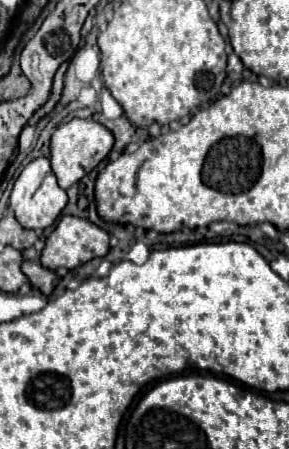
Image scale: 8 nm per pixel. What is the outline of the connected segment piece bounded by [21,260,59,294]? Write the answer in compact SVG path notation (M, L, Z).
M27 260L21 268L23 268L23 272L27 274L27 278L31 280L33 288L41 290L43 294L51 294L51 290L53 290L55 284L59 282L57 272L53 272L53 270L49 270L49 268L43 268L41 262L29 262L29 260Z

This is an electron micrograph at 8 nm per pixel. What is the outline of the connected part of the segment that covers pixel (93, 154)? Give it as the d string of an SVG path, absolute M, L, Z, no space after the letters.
M73 118L71 122L61 124L51 136L51 166L57 176L59 186L67 190L71 184L79 182L109 154L111 146L113 146L111 130L107 130L103 124L99 124L95 120Z

